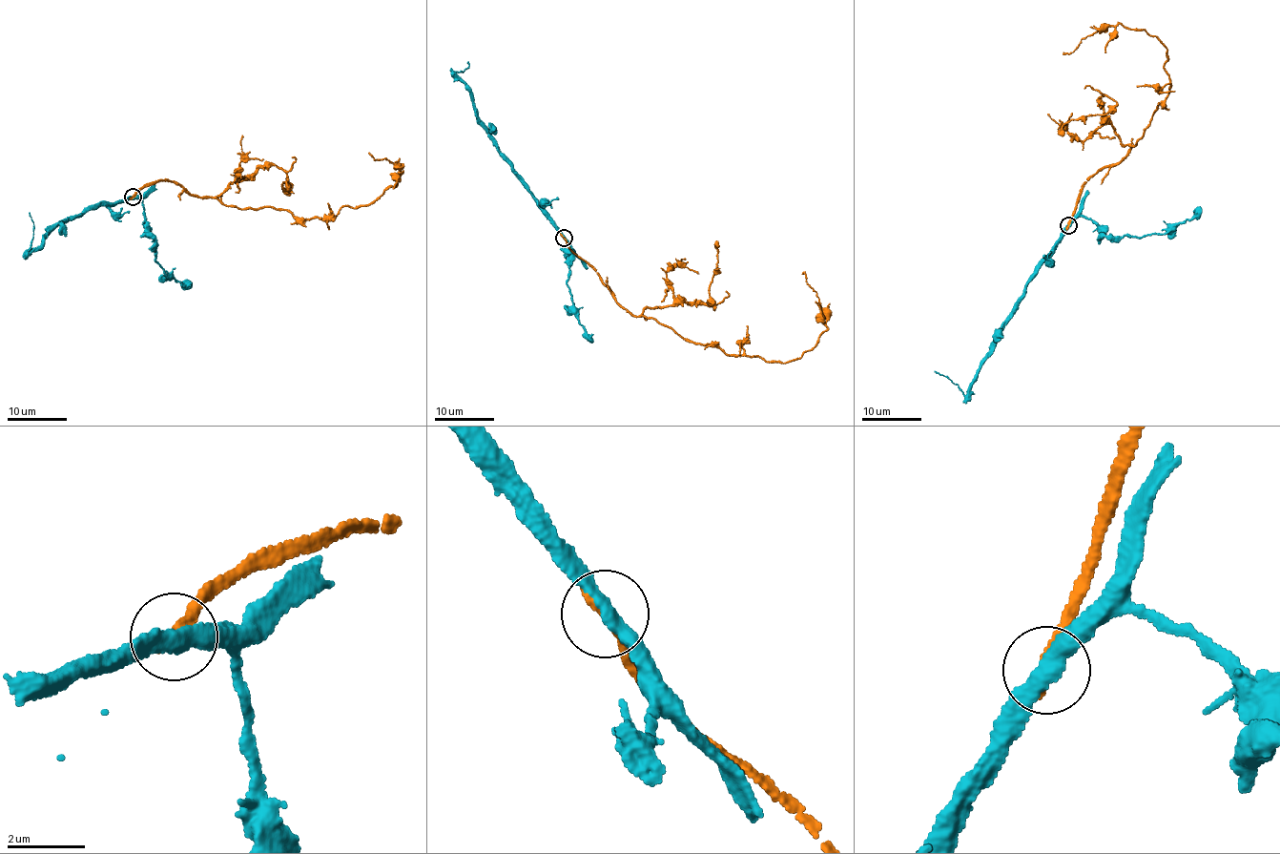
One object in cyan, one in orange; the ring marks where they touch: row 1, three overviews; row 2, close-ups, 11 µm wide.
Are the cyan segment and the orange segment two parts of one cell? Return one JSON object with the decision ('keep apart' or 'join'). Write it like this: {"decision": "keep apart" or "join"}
{"decision": "keep apart"}

